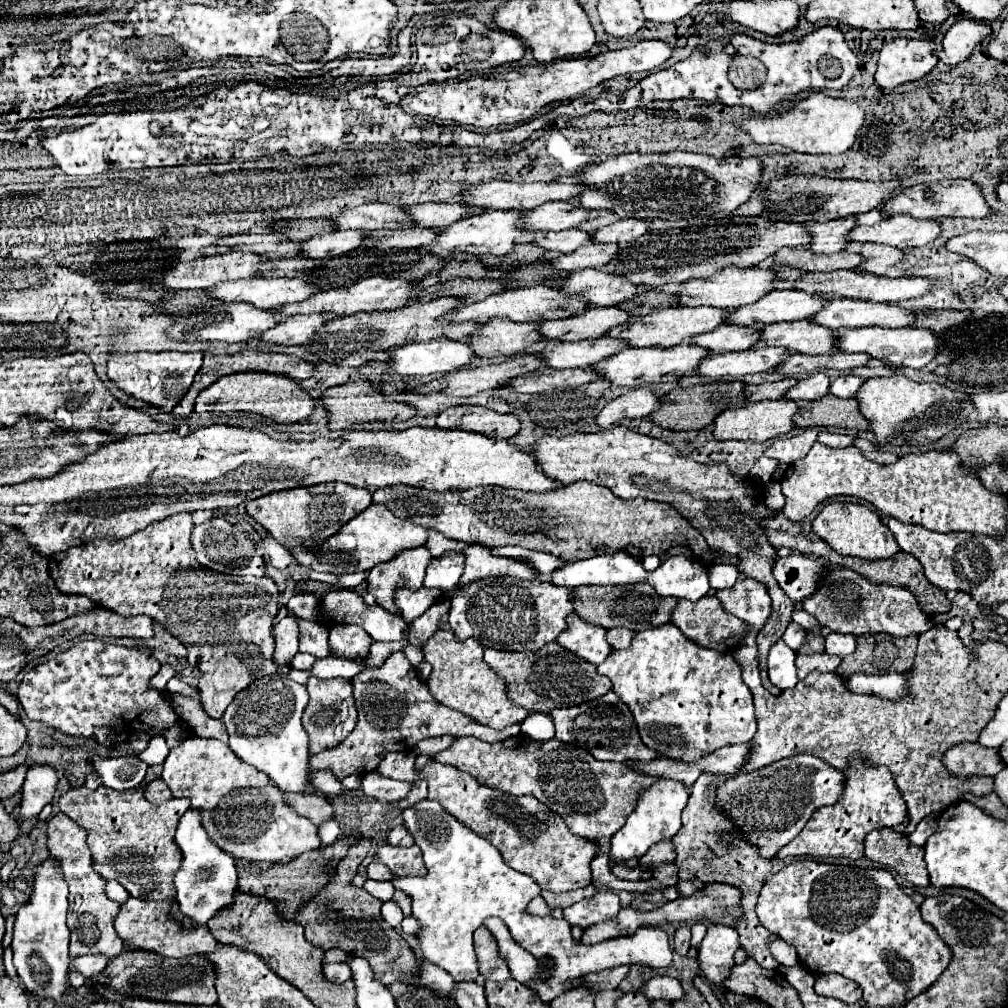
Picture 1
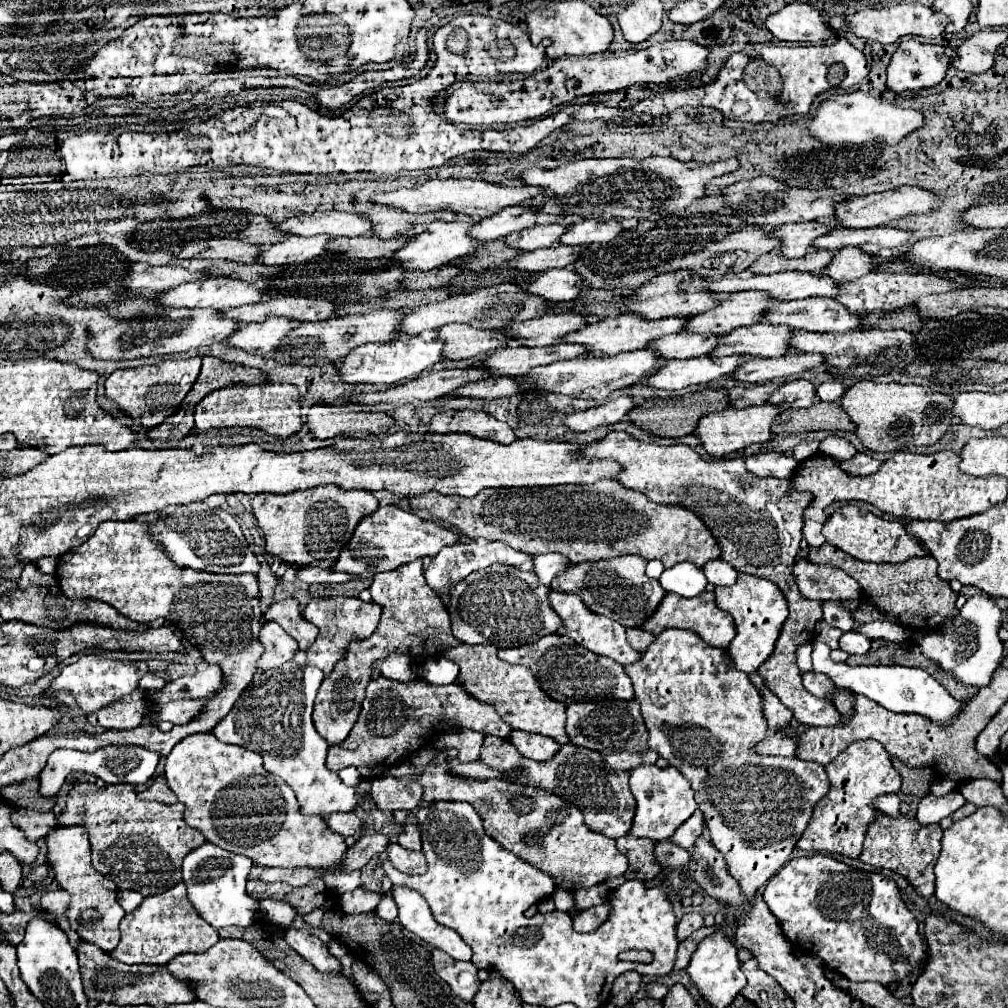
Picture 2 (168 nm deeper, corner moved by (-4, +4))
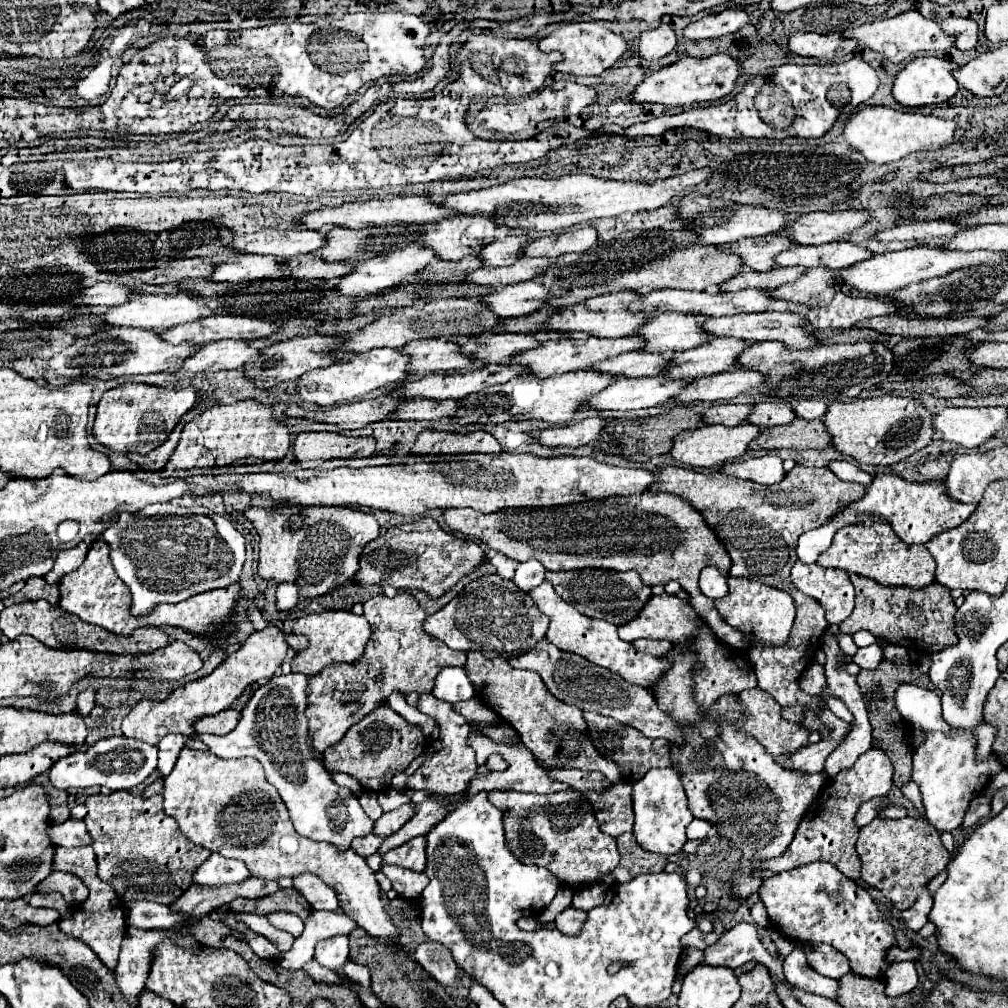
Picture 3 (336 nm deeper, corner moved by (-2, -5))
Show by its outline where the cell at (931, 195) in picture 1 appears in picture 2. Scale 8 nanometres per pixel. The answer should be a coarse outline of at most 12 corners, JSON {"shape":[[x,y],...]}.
{"shape":[[916,186],[854,196],[834,208],[842,228],[924,214],[942,198]]}

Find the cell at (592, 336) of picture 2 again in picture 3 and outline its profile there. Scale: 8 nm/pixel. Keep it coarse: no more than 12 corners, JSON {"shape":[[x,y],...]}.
{"shape":[[562,333],[512,357],[538,377],[552,377],[644,347],[622,339]]}

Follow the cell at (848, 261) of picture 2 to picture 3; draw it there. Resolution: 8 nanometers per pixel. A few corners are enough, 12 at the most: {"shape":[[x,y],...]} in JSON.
{"shape":[[808,269],[770,291],[776,299],[822,307],[840,285],[836,271]]}

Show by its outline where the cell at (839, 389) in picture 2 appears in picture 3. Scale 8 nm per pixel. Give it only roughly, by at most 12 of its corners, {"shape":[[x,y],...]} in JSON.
{"shape":[[804,399],[794,405],[802,419],[820,419],[828,405],[818,399]]}

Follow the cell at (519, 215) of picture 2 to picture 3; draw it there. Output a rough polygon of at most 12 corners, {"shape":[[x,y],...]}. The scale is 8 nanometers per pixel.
{"shape":[[488,217],[424,225],[418,243],[440,259],[476,255],[494,241]]}

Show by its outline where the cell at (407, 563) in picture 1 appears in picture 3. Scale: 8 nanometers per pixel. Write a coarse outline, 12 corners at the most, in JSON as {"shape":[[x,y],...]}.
{"shape":[[410,593],[364,603],[372,637],[354,663],[310,677],[318,753],[392,691],[428,693],[462,667],[424,633]]}

